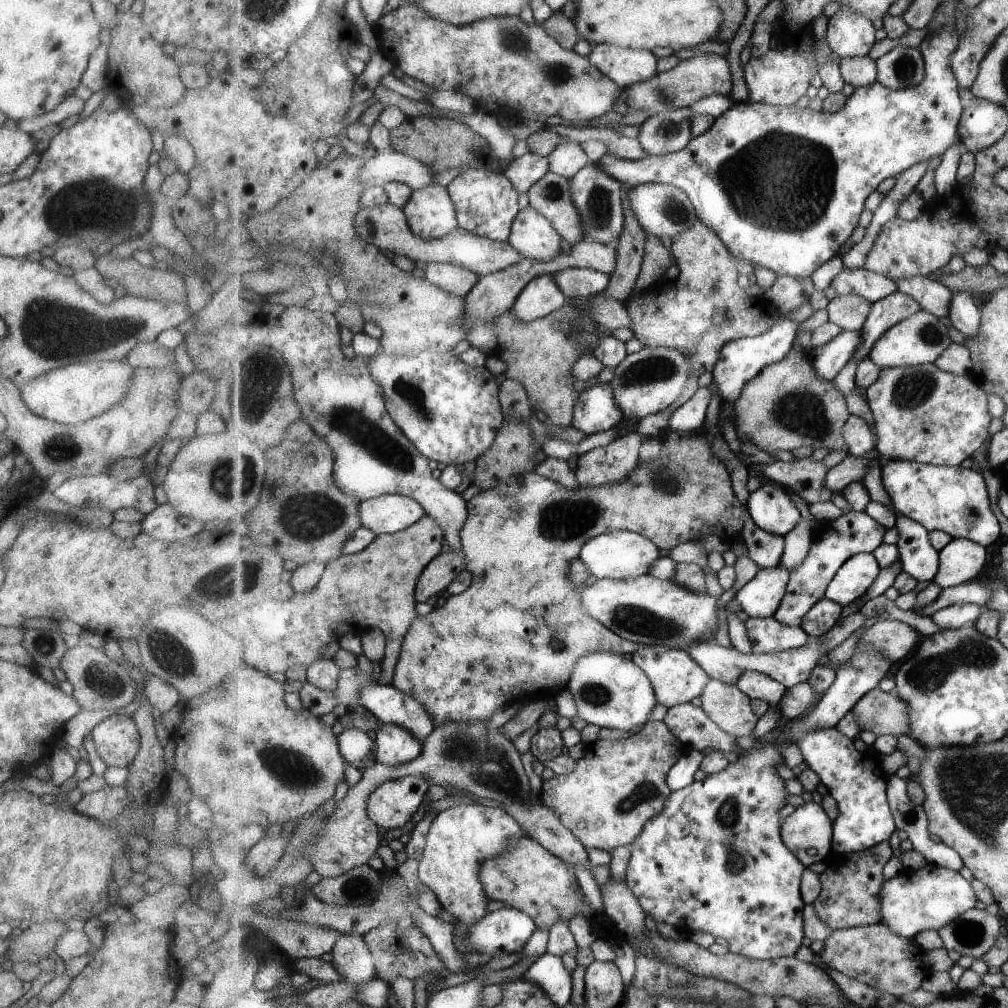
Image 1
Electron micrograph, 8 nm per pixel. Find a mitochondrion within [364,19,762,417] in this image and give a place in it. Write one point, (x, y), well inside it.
(513, 40)

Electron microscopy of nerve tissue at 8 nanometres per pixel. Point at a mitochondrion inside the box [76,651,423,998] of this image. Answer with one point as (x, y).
(288, 766)

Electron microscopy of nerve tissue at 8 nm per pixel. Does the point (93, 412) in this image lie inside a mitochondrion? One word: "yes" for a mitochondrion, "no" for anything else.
no

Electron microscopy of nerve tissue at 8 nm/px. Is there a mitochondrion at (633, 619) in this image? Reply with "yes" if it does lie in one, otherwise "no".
yes

